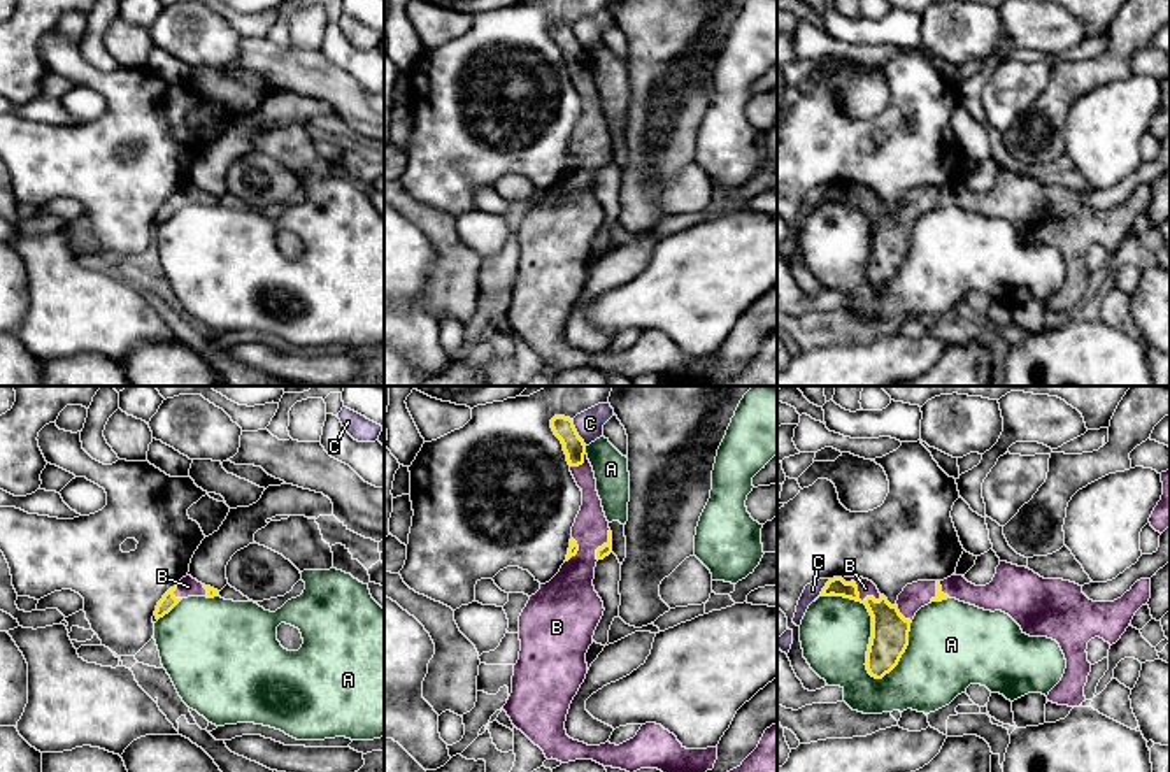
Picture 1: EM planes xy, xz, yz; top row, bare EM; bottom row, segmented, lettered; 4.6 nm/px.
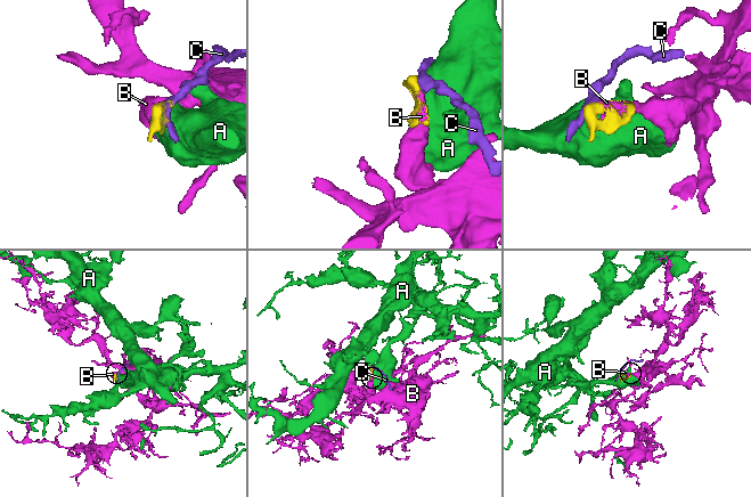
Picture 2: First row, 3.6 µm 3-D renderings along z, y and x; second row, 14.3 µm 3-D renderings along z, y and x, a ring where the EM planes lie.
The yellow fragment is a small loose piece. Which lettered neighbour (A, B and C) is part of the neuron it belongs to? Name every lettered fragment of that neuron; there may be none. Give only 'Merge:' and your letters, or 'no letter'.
Merge: B

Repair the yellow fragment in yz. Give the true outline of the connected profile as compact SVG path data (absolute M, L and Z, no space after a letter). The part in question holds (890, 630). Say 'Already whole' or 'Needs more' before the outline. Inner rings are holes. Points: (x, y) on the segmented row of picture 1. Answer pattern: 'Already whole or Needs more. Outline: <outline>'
Needs more. Outline: M1000 561L993 581L986 586L975 586L956 574L944 581L917 581L903 588L895 605L863 577L830 579L819 597L831 595L867 605L872 616L872 637L865 665L875 679L882 679L898 665L909 646L916 612L931 602L956 598L984 611L1009 614L1030 637L1056 640L1067 668L1047 700L1079 707L1086 702L1084 686L1091 672L1088 642L1100 637L1110 646L1116 644L1135 612L1149 602L1151 579L1137 581L1114 602L1093 602L1075 583L1044 579L1026 567Z

